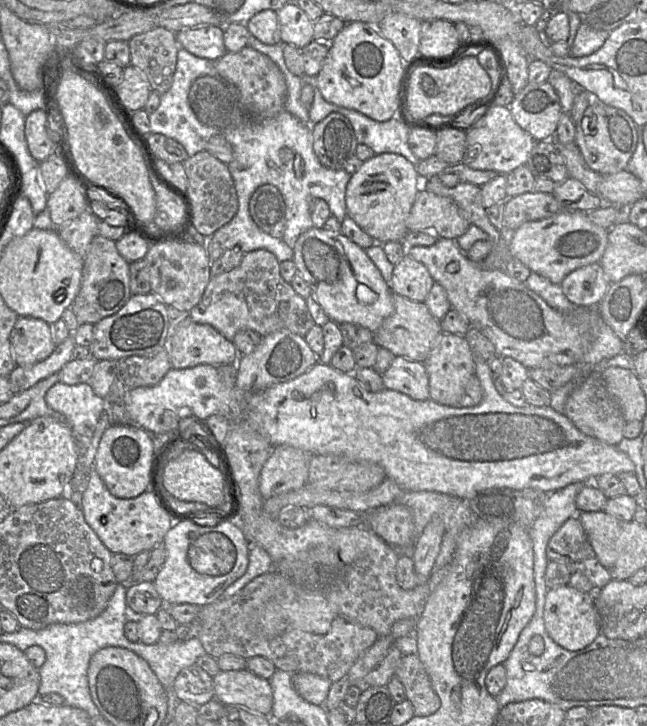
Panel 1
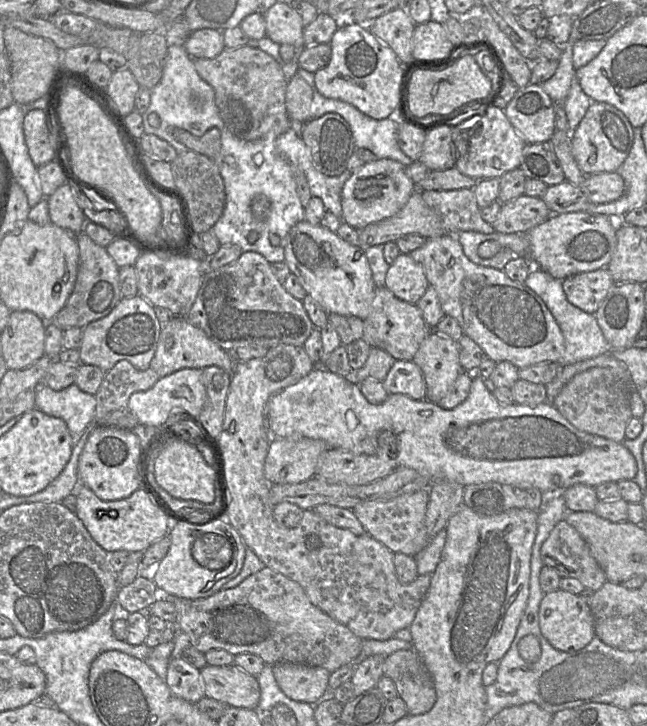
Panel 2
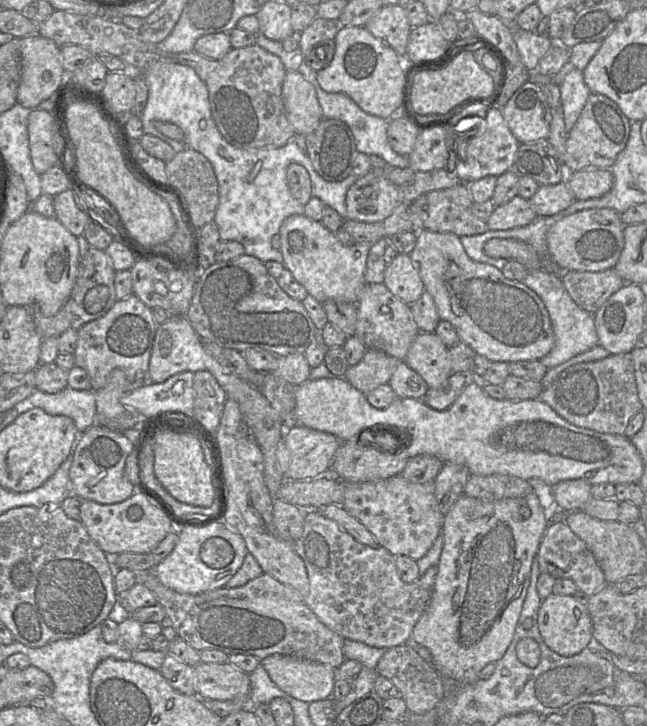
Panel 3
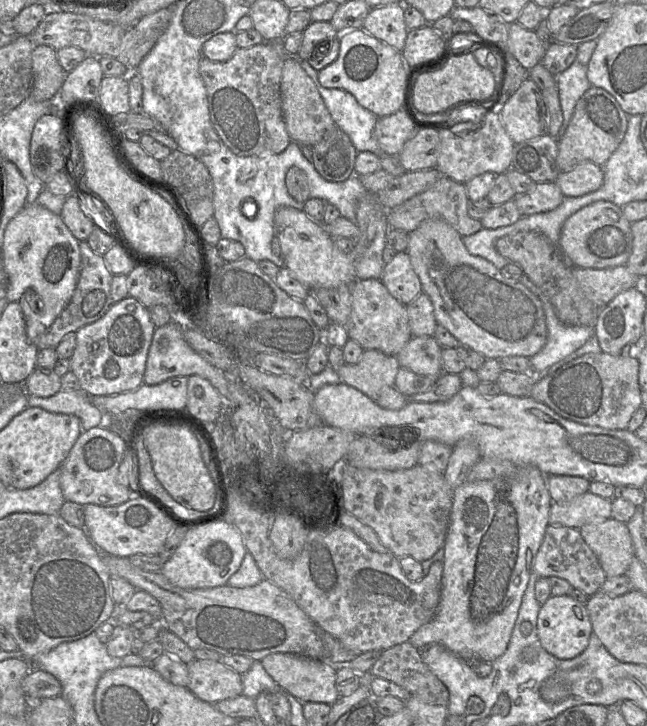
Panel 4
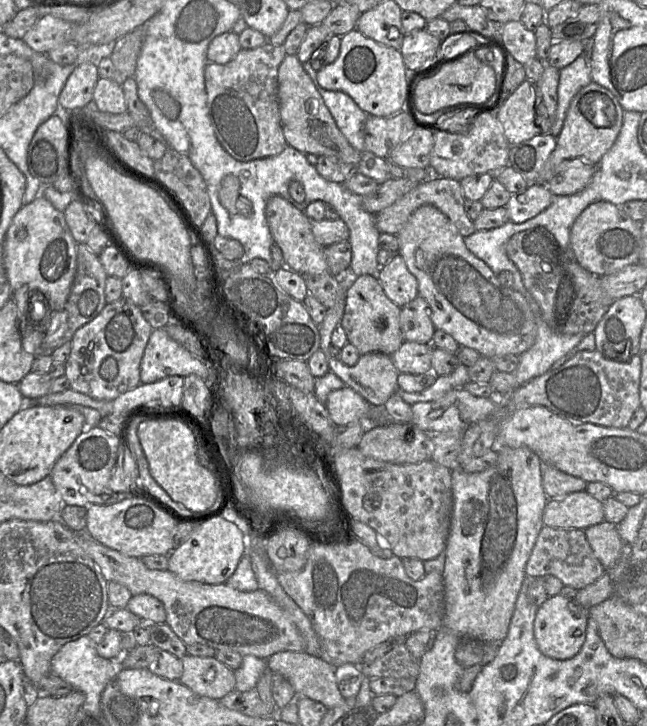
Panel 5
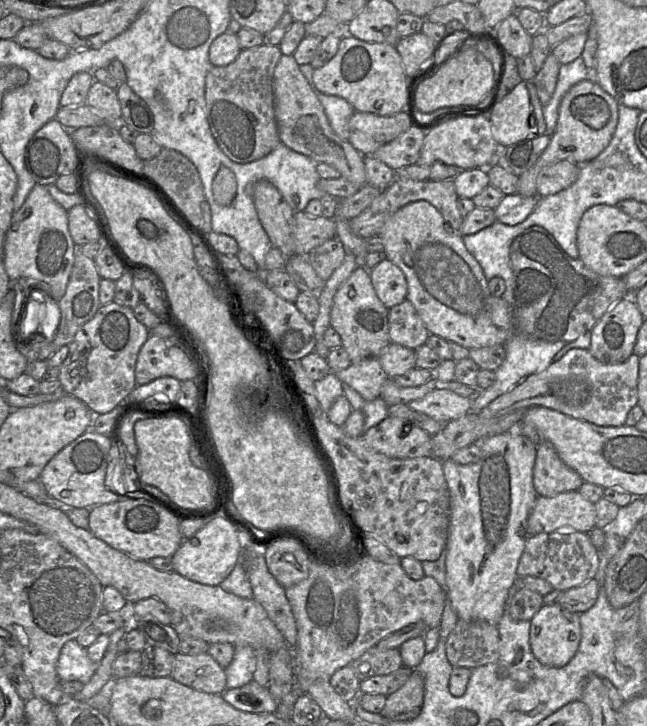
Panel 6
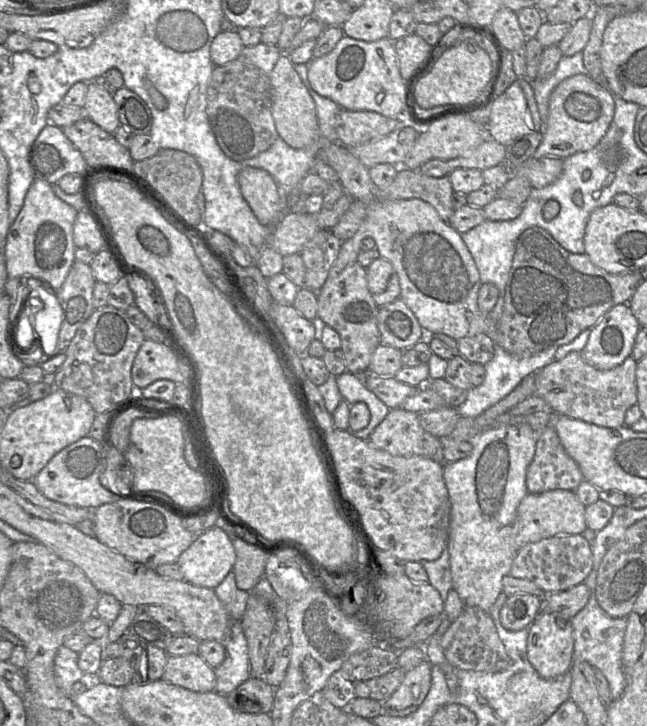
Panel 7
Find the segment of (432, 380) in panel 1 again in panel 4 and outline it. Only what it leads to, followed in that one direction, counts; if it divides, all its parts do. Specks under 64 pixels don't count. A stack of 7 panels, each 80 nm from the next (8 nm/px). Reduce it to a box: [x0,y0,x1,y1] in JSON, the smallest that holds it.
[397,336,443,378]

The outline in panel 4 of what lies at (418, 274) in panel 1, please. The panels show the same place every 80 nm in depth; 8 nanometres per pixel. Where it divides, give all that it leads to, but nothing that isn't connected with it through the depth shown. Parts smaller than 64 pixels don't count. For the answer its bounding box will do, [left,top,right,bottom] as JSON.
[380,252,422,305]

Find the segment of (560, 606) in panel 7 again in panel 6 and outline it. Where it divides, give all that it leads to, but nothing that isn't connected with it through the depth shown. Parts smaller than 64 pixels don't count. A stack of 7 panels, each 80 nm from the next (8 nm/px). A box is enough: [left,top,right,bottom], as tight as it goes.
[551,579,601,613]

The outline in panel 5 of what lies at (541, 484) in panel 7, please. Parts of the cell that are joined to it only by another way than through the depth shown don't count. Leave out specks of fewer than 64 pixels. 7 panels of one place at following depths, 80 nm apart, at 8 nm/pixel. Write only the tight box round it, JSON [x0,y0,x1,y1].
[541,463,587,499]

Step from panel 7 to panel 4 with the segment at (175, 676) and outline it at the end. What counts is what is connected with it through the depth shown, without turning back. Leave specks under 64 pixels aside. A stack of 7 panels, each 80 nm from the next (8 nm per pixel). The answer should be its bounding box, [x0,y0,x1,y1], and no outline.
[186,659,242,704]

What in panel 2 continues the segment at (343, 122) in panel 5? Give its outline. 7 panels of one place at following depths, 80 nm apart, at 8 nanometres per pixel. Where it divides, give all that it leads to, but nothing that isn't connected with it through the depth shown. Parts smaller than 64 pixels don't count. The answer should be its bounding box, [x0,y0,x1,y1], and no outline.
[311,87,413,166]

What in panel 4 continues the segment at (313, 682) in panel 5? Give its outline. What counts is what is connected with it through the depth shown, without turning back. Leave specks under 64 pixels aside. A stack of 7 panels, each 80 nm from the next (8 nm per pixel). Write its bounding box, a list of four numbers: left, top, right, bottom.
[260,653,340,704]

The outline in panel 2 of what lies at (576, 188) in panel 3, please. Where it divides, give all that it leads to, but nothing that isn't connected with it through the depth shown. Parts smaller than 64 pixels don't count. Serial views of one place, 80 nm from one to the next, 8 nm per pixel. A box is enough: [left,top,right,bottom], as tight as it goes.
[580,172,625,203]

